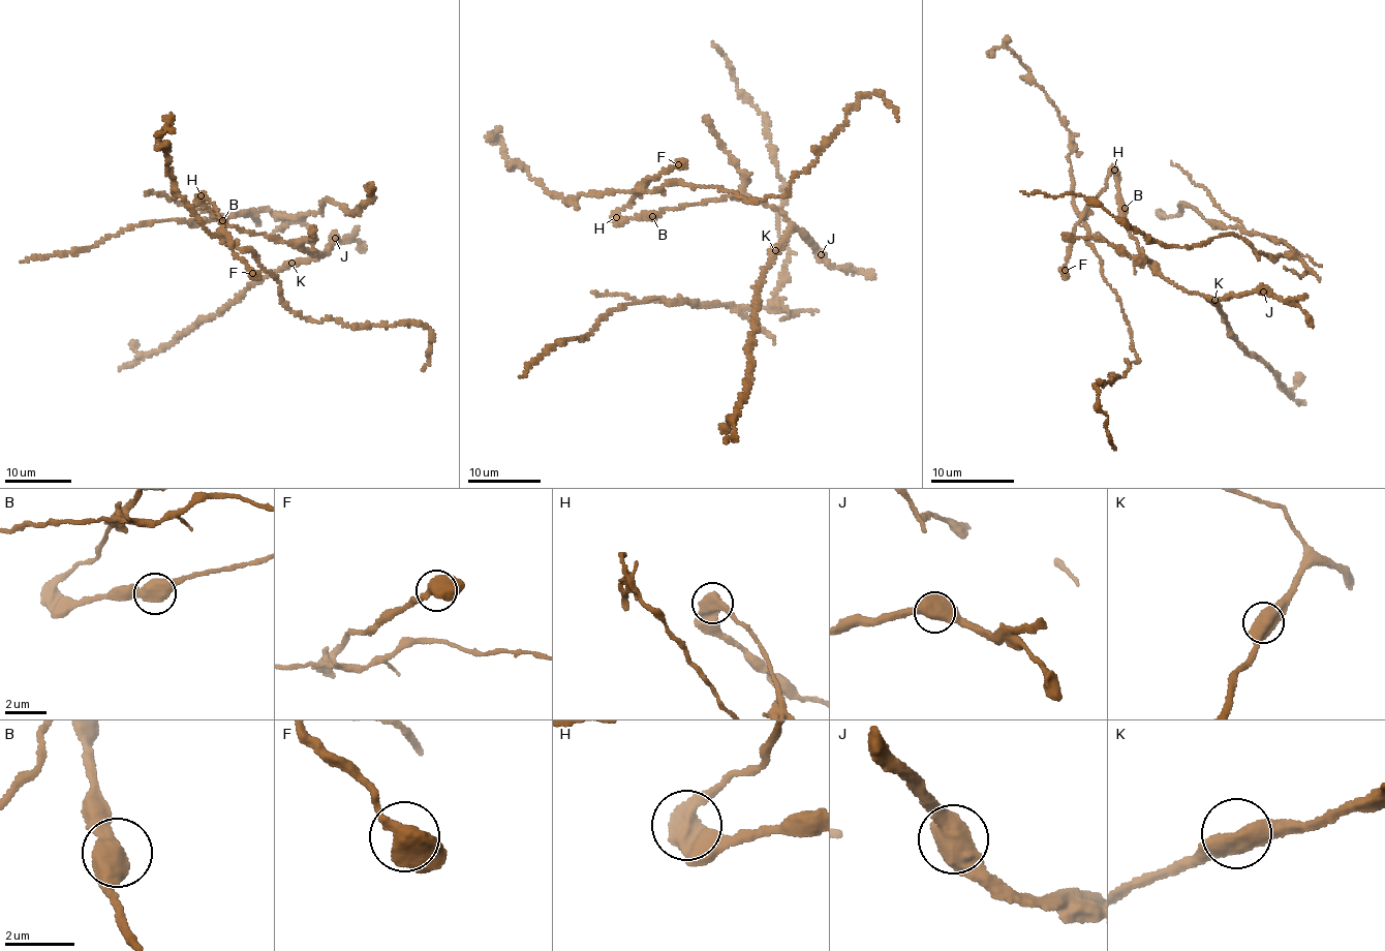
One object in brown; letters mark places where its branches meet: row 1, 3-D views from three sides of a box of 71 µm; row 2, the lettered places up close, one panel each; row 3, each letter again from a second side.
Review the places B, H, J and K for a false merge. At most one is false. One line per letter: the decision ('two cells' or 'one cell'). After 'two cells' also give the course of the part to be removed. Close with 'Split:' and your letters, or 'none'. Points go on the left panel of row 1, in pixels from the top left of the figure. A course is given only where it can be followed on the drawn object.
B: one cell
H: two cells; foreign part runs (201, 195), (216, 209), (220, 237), (248, 248), (294, 313), (354, 328), (423, 324), (431, 341), (422, 371)
J: one cell
K: one cell
Split: H

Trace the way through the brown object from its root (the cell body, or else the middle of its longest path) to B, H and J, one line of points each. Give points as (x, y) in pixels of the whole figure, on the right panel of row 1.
B: (1147, 262), (1139, 253), (1138, 243), (1130, 238), (1131, 232), (1121, 219), (1125, 208)
H: (1147, 262), (1139, 253), (1136, 240), (1130, 238), (1131, 232), (1118, 209), (1114, 170)
J: (1147, 262), (1178, 286), (1214, 299), (1229, 300), (1243, 293), (1263, 292)

